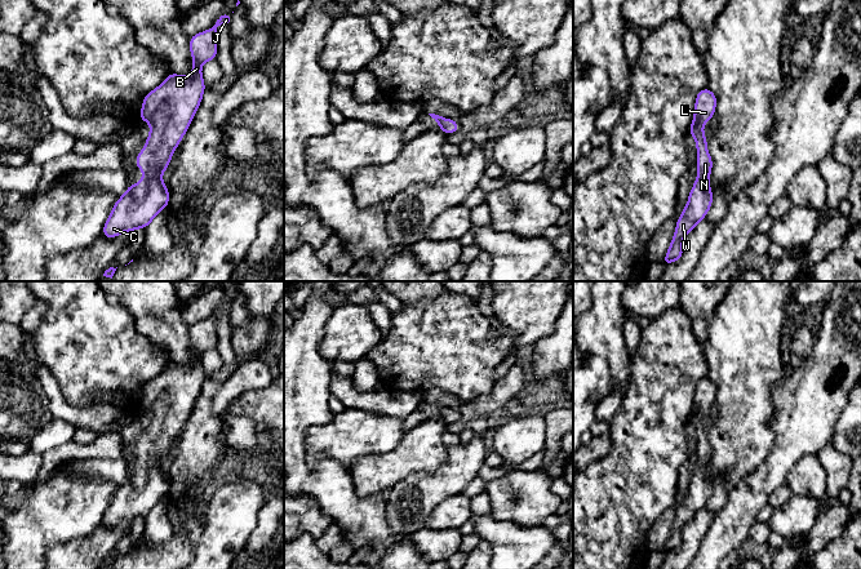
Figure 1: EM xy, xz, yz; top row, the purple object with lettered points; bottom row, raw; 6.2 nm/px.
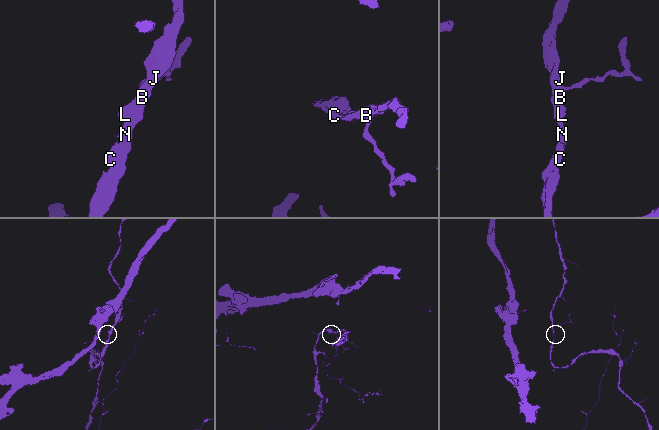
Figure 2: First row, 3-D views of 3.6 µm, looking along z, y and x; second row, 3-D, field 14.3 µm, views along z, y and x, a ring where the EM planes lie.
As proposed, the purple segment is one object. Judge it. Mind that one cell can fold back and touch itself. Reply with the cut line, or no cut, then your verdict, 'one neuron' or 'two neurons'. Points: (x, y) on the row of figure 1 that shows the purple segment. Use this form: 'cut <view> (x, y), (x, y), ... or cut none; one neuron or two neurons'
cut none; one neuron

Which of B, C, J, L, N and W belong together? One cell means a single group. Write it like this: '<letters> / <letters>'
B C J L N W

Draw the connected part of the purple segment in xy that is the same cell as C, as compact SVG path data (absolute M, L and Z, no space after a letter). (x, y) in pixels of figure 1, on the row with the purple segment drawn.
M221 13L212 28L190 37L190 54L195 59L190 76L170 72L161 85L145 95L139 120L148 121L151 128L136 165L146 177L136 186L128 185L127 192L116 200L102 231L106 239L124 231L146 230L169 205L169 191L160 175L200 106L205 90L201 66L217 58L217 27L230 26L231 15Z

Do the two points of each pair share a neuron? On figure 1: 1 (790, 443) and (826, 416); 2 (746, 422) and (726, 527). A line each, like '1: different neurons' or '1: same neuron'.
1: same neuron
2: different neurons

